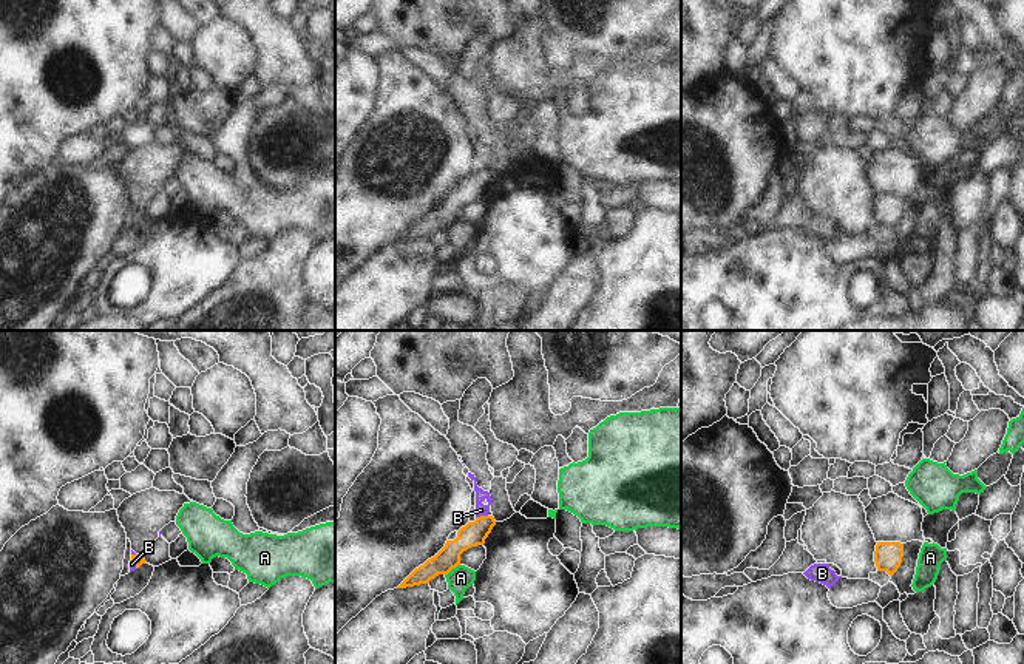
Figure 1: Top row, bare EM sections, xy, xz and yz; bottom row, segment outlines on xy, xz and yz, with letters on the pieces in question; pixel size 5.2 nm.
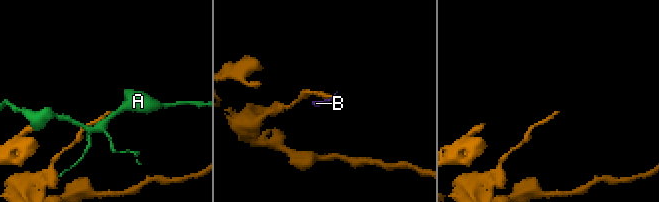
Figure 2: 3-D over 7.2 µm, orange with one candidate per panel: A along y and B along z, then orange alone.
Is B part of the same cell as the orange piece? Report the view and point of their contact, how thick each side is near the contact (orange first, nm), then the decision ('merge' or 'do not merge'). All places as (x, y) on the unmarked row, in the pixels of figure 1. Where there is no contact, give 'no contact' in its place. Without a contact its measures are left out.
contact xz (481, 170); calibres 130 and 60 nm; do not merge

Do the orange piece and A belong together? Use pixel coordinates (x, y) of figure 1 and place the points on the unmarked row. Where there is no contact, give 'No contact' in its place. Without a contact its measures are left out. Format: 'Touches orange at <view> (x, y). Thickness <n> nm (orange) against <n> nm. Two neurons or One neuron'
Touches orange at xz (451, 223). Thickness 130 nm (orange) against 120 nm. Two neurons.

